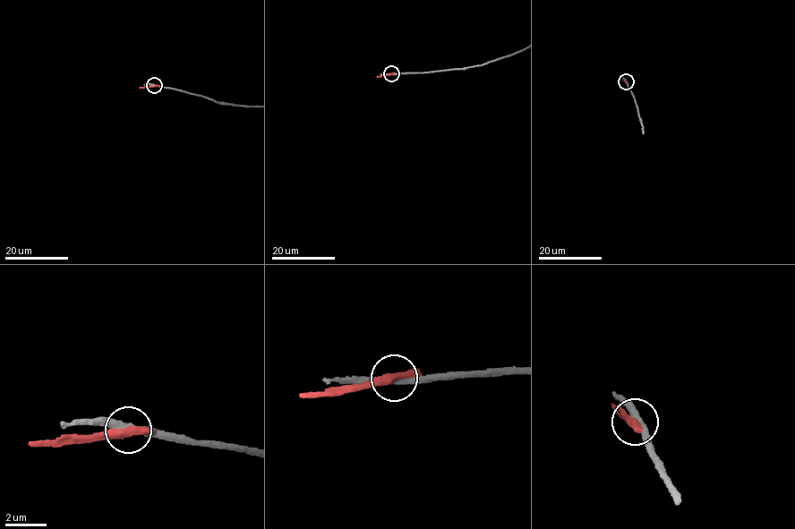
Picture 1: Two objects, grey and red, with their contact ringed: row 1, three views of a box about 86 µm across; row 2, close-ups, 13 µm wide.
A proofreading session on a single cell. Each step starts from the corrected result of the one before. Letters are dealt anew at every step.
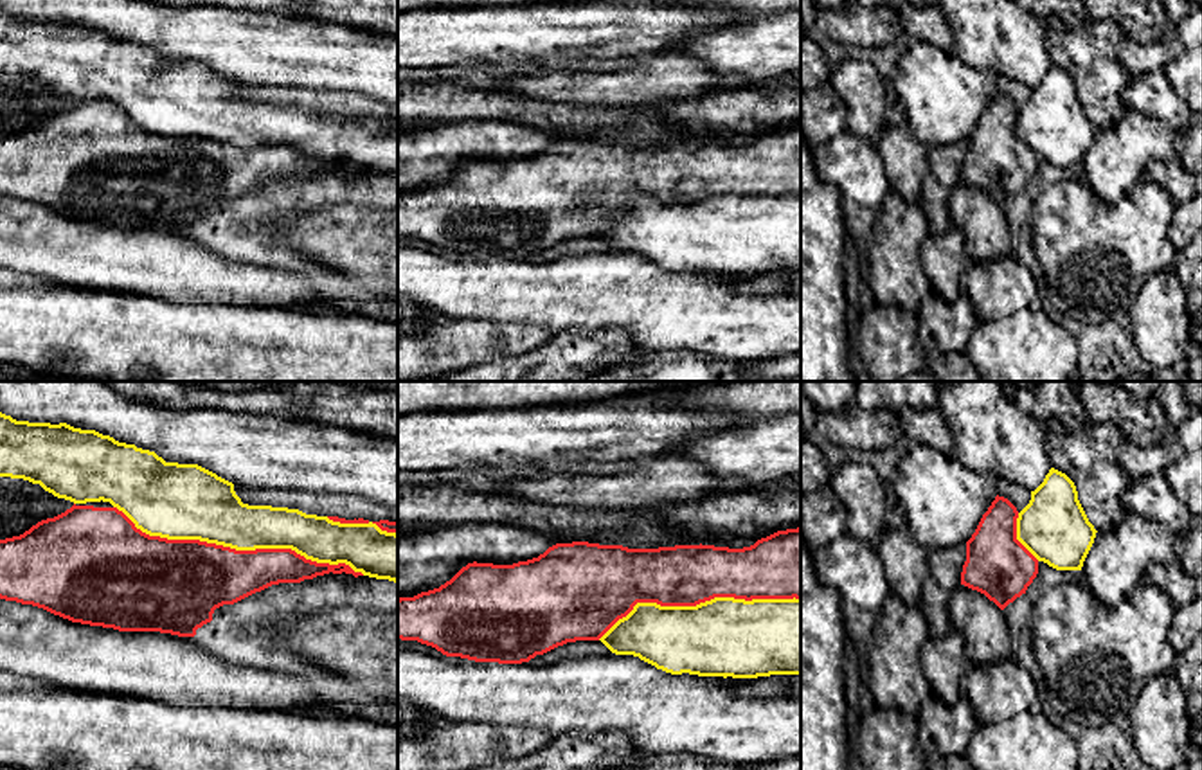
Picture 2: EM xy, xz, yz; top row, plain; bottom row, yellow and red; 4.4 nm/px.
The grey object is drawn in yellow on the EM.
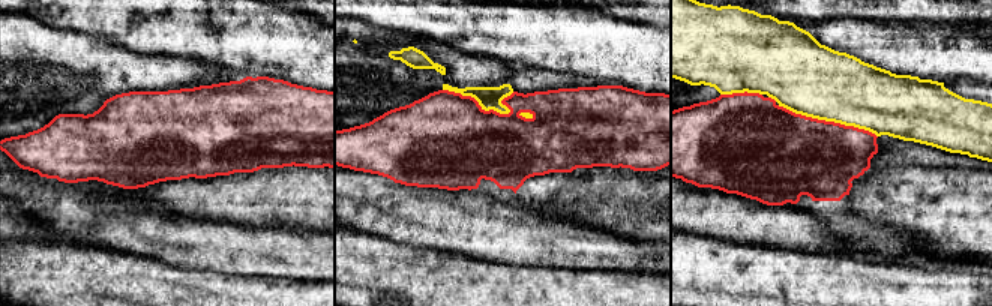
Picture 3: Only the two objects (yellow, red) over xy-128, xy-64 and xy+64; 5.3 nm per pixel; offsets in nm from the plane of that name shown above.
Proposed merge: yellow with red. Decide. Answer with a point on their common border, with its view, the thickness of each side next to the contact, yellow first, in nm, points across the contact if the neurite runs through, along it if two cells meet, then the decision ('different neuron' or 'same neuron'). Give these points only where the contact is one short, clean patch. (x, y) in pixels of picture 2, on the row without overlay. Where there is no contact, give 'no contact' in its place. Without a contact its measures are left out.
meets yellow in xy at (240, 146); 300 nm thick on the yellow side, 340 nm on the other; different neuron

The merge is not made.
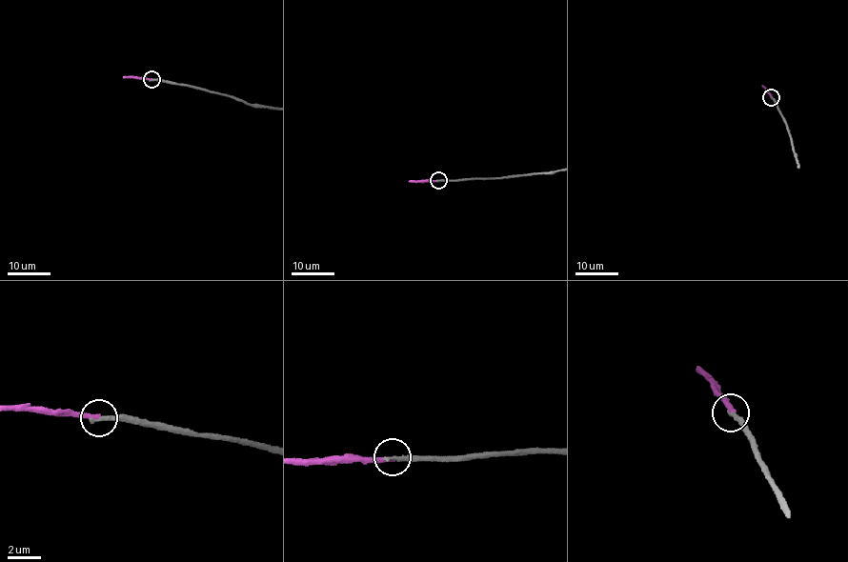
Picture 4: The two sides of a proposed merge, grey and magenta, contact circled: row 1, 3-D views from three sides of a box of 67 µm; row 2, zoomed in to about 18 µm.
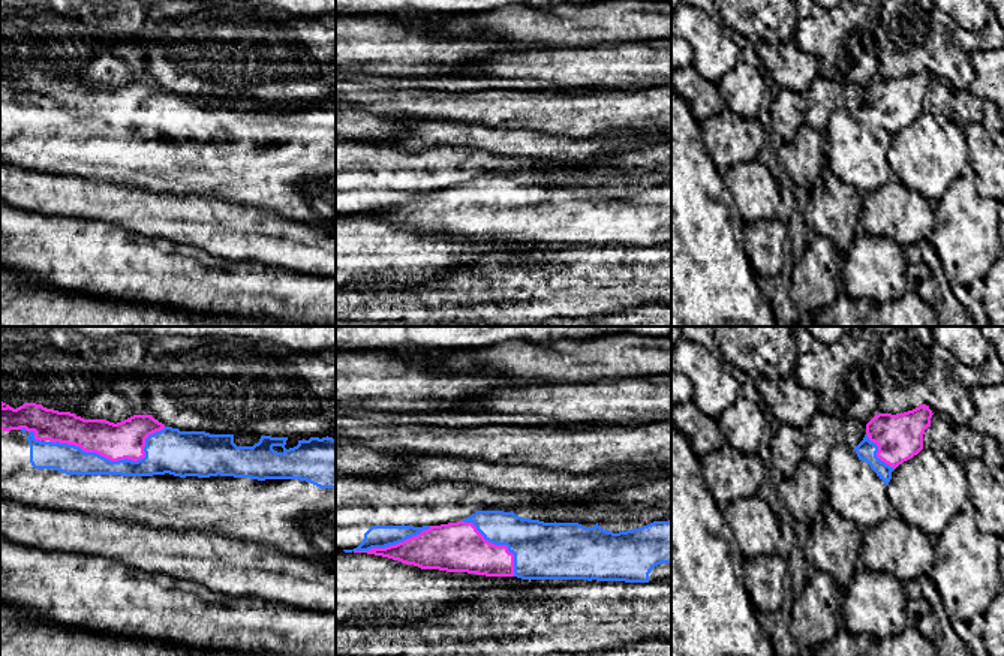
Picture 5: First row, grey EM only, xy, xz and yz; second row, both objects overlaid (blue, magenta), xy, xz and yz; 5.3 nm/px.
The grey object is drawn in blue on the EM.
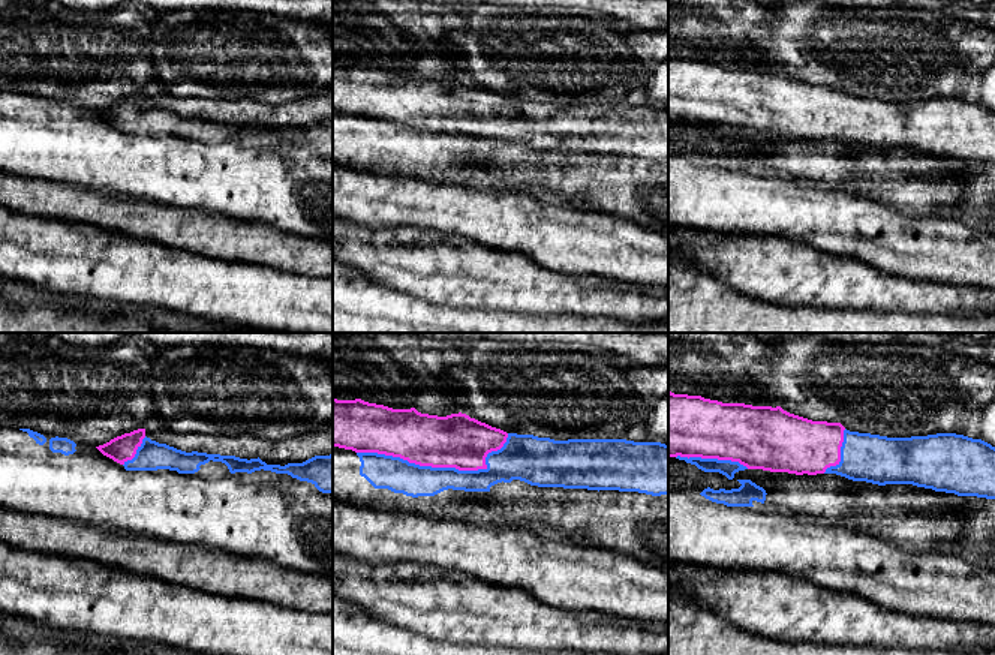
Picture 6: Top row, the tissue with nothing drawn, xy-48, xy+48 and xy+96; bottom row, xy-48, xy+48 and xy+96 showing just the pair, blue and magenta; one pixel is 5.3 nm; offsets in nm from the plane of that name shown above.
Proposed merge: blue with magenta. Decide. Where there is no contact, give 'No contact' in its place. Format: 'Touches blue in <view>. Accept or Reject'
Touches blue in xy. Accept

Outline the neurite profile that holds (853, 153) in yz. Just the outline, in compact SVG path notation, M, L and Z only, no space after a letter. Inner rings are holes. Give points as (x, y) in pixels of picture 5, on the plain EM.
M838 108L824 132L827 166L862 196L878 190L893 175L887 150L862 126L854 112Z

